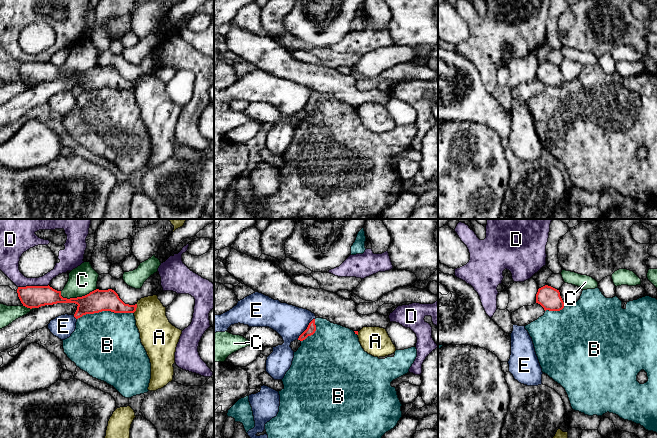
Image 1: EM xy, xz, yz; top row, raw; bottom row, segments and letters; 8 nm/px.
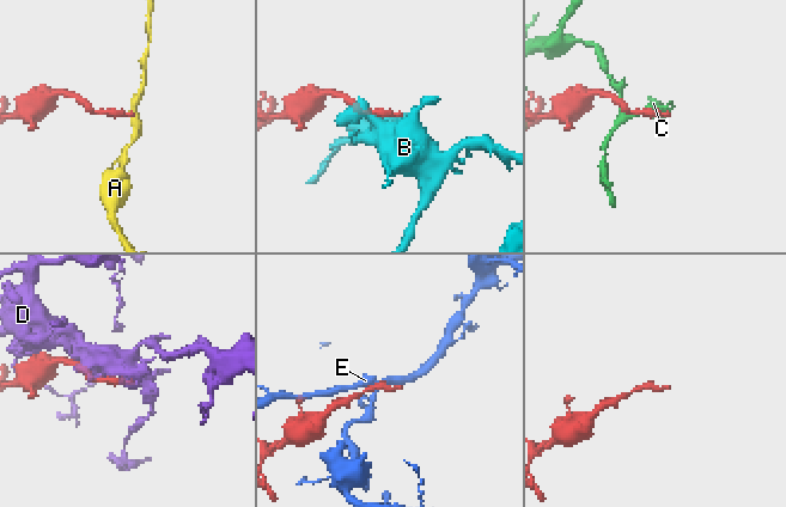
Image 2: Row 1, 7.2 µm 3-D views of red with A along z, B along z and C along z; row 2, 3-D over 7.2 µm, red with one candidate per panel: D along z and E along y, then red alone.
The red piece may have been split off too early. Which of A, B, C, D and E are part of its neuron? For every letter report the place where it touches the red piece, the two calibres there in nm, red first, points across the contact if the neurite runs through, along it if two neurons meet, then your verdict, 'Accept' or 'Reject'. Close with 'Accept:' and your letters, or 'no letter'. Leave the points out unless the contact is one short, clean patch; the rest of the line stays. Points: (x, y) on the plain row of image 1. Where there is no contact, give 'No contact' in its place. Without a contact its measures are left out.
A: Touches red at xy (136, 83). Thickness 180 nm (red) against 260 nm. Boundary: xy (136, 79), (136, 85), (133, 88). Reject
B: Touches red at xy (105, 86). Thickness 180 nm (red) against 480 nm. Reject
C: Touches red at xy (78, 73). Thickness 180 nm (red) against 220 nm. Reject
D: Touches red at xy (33, 62). Thickness 180 nm (red) against 150 nm. Reject
E: Touches red at xz (306, 105). Thickness 70 nm (red) against 260 nm. Reject
Accept: no letter

